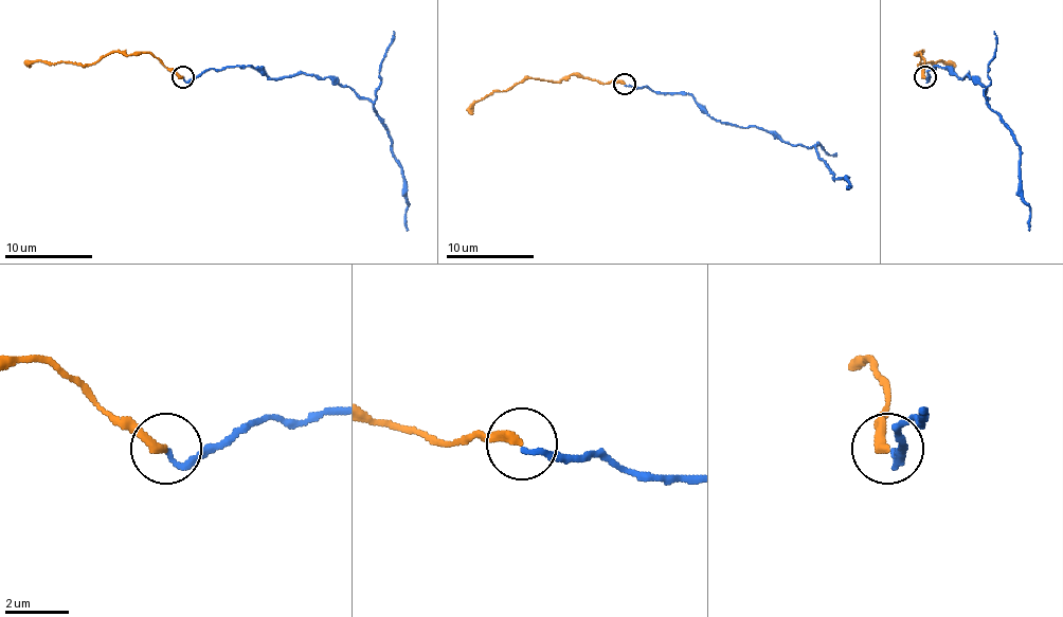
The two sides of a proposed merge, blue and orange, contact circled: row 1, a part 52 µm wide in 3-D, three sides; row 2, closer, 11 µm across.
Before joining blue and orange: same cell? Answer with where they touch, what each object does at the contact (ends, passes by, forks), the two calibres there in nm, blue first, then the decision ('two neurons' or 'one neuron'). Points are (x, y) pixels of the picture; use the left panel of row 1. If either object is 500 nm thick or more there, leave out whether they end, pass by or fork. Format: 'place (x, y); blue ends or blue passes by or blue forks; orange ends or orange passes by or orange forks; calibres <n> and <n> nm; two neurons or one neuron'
place (182, 77); blue ends; orange ends; calibres 160 and 280 nm; one neuron

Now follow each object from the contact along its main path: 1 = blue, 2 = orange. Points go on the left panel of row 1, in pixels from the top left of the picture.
1: (182, 76), (246, 66), (270, 78), (331, 76), (364, 96), (403, 180), (408, 230)
2: (182, 76), (170, 72), (149, 52), (107, 52), (92, 64), (78, 66), (64, 61), (39, 61), (29, 66)

